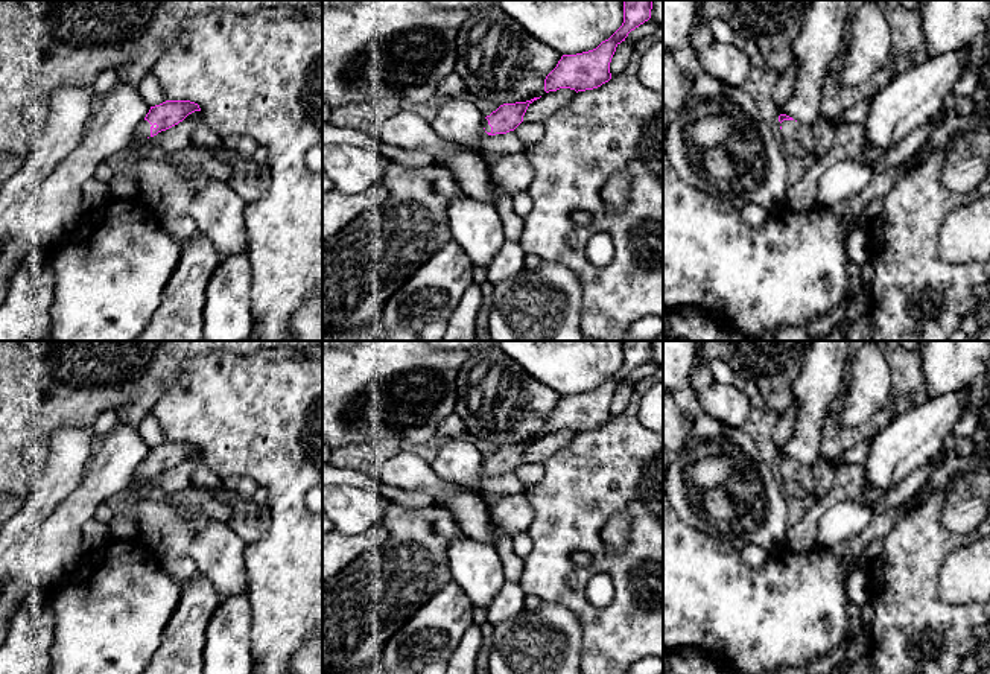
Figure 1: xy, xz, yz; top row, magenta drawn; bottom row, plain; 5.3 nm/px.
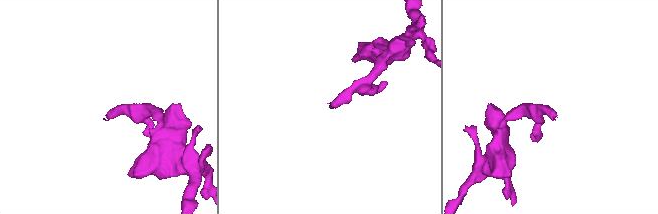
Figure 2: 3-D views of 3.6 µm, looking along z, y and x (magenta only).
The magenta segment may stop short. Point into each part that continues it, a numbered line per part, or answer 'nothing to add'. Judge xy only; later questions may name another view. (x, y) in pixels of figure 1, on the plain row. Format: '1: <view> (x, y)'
1: xy (143, 470)

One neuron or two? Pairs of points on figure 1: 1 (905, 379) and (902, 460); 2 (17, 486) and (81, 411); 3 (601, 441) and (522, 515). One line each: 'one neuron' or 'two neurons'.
1: two neurons
2: one neuron
3: two neurons

